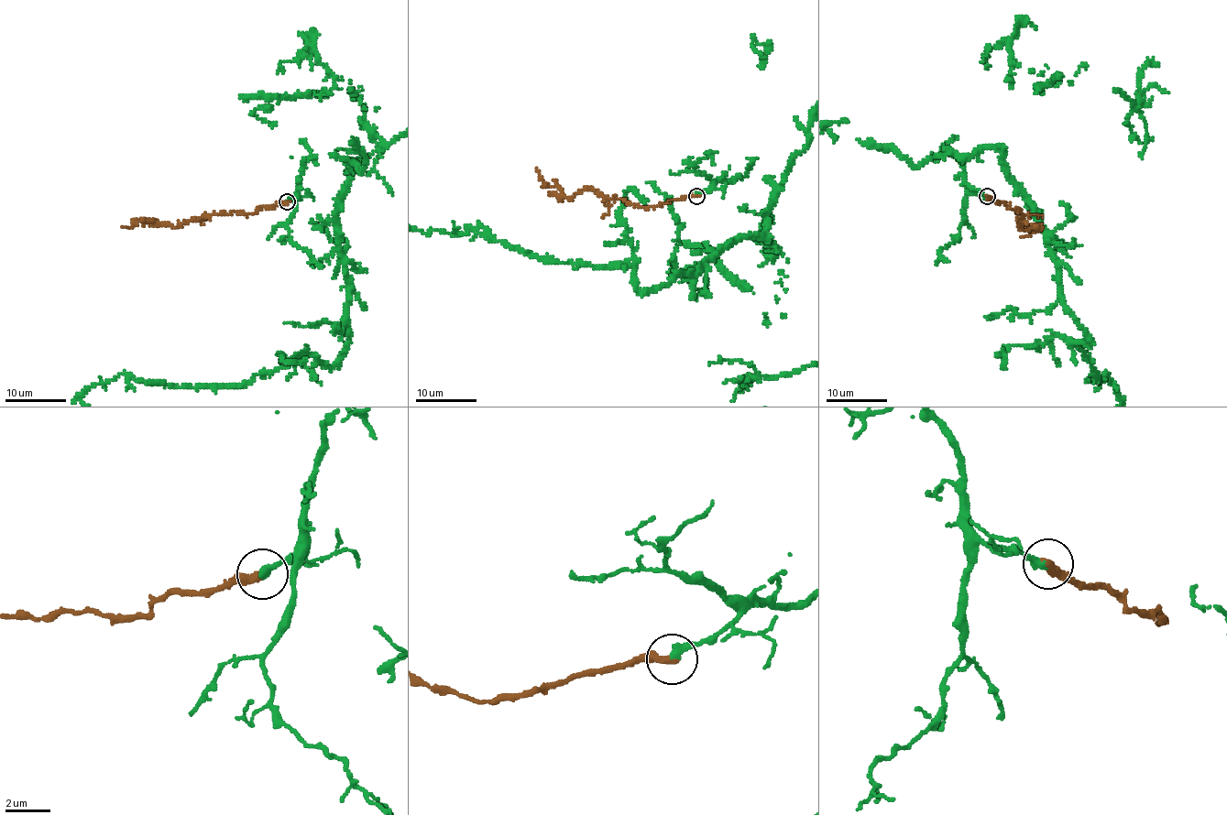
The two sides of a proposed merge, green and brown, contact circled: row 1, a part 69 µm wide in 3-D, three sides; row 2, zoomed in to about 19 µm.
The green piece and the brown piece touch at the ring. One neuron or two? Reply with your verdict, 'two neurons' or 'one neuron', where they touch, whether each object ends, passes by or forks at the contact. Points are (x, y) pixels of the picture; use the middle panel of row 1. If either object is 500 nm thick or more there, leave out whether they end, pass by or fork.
one neuron; place (696, 196); green ends; brown ends

